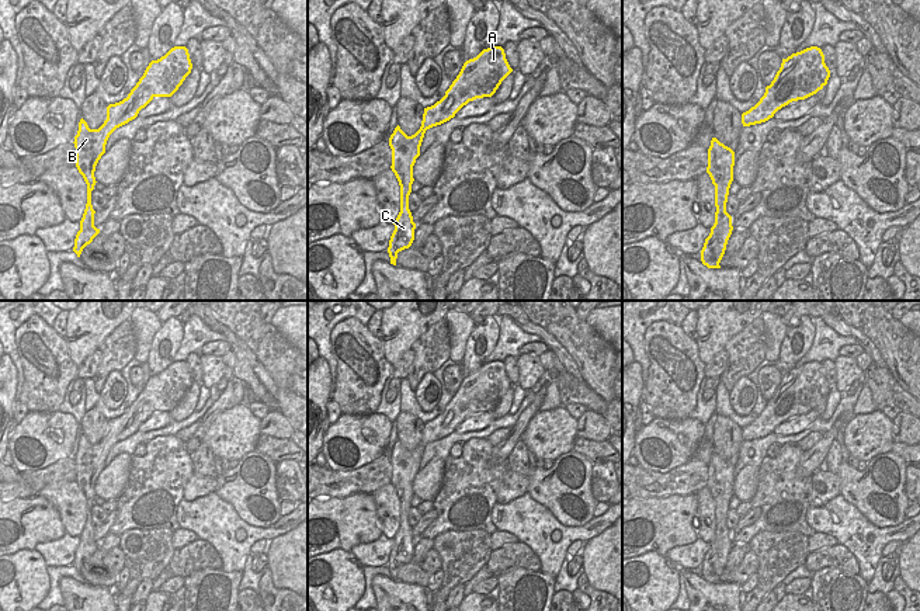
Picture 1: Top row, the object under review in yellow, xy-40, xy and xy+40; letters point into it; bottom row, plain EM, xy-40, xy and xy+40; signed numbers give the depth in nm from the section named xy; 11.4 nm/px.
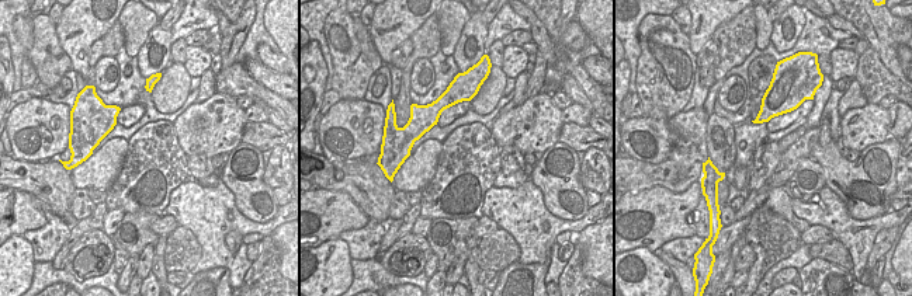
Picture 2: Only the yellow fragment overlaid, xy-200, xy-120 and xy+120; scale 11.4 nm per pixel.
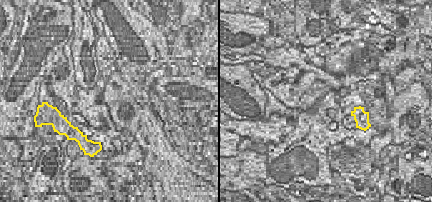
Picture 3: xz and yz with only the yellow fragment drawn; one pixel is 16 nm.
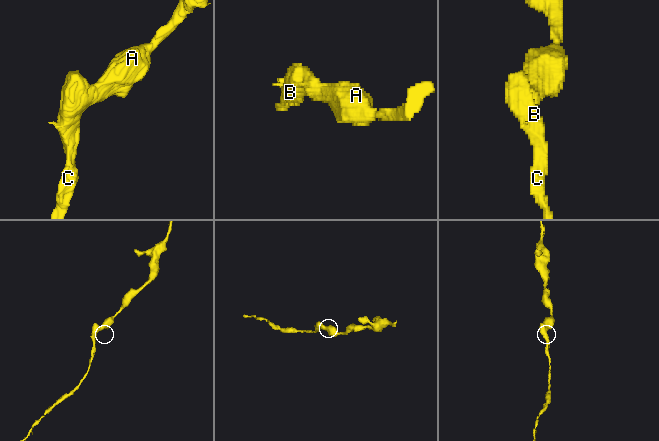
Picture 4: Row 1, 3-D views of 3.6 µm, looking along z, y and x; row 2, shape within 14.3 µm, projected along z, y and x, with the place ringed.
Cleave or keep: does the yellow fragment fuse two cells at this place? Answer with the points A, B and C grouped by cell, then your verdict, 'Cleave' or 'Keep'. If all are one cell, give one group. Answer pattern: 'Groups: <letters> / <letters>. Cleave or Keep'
Groups: A B C. Keep

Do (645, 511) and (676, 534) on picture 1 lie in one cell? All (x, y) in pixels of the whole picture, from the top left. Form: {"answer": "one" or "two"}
{"answer": "one"}

